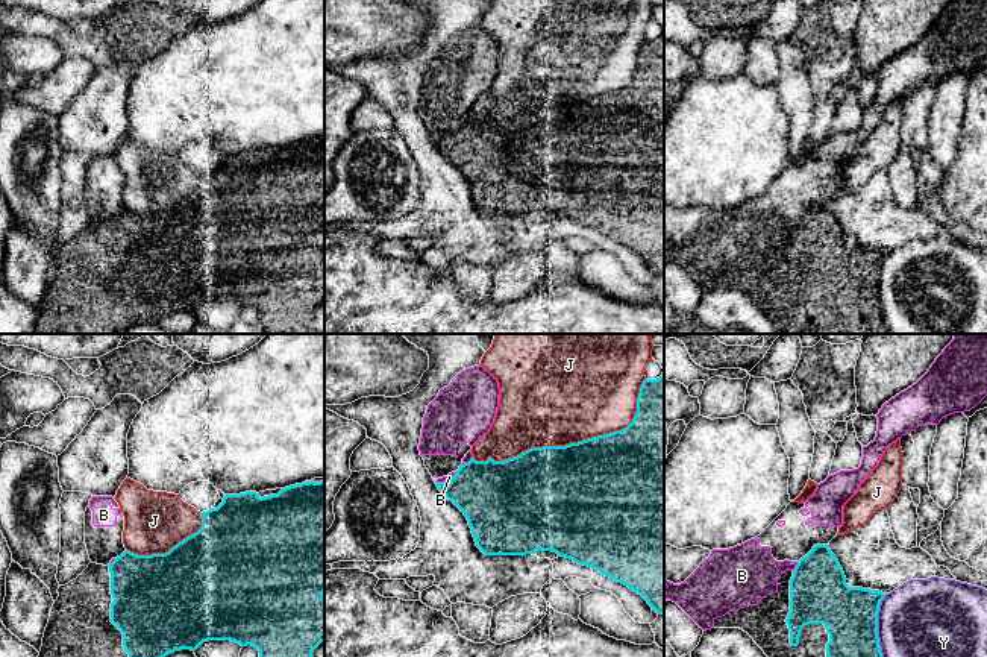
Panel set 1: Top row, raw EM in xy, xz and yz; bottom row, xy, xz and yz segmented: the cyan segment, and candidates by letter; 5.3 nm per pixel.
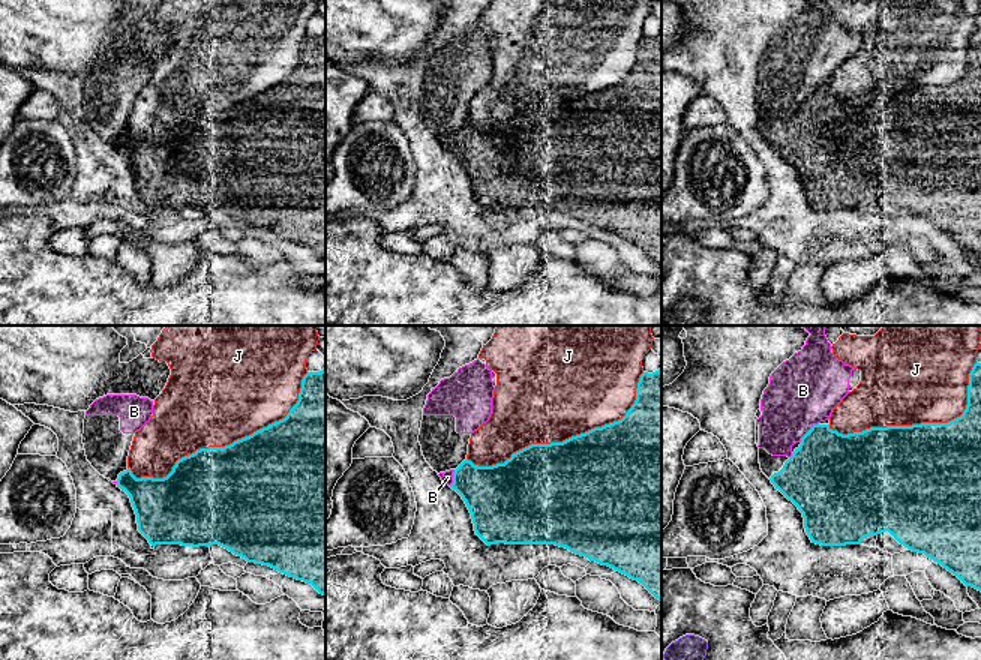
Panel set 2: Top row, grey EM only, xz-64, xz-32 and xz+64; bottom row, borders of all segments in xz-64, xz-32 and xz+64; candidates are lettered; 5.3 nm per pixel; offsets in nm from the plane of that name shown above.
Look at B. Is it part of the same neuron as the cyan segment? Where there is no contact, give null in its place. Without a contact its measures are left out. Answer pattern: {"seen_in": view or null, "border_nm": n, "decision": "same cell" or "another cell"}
{"seen_in": "yz", "border_nm": 60, "decision": "another cell"}

